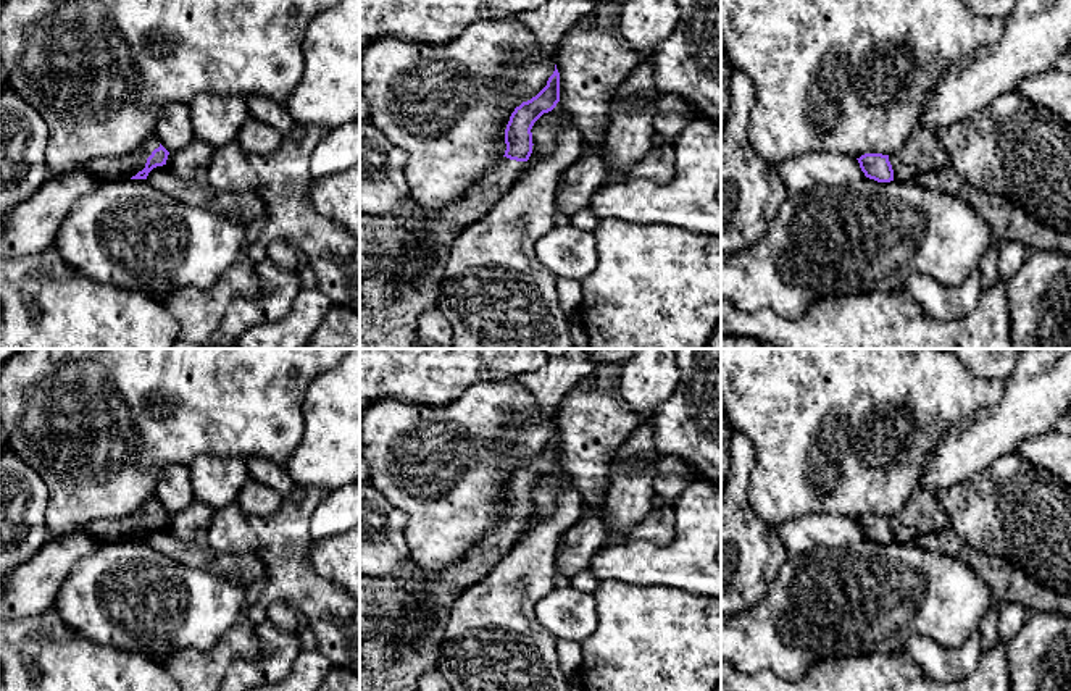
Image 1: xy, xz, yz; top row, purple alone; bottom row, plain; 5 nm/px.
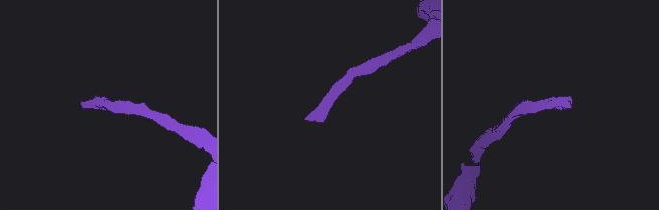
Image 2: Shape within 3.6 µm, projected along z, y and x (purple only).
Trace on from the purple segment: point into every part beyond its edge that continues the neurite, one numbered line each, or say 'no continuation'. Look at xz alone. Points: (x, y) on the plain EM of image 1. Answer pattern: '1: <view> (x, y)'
1: xz (410, 609)

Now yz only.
1: yz (921, 514)

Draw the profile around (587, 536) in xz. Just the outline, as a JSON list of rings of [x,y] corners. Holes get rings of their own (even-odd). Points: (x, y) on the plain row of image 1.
[[[594,512],[584,513],[560,539],[555,559],[556,575],[571,580],[590,568],[590,559],[606,546],[603,518]]]

